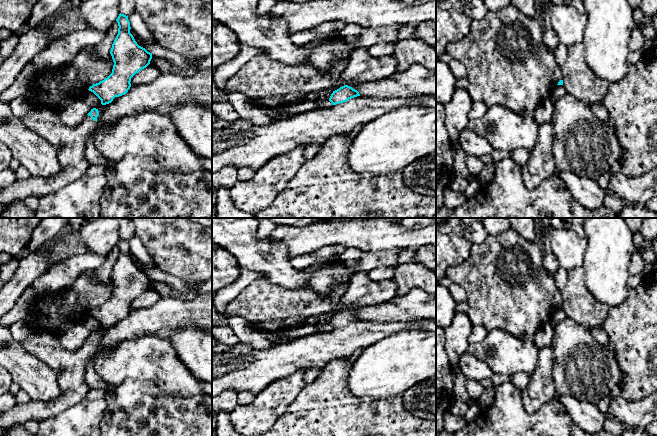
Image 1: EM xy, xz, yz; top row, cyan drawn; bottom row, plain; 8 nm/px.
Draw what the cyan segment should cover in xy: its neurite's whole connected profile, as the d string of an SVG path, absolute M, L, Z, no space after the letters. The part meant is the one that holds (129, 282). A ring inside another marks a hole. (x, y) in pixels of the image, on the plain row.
M120 237L116 245L118 258L110 275L114 286L112 297L88 313L101 324L102 329L126 318L131 311L131 302L146 292L152 283L152 277L139 270L130 257L128 240Z

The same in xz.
M344 309L333 315L330 322L323 327L323 332L329 332L332 329L343 327L351 322L360 320L359 316L348 309Z

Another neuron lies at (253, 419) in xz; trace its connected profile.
M304 371L277 379L257 394L252 403L237 404L229 412L232 426L245 436L261 435L287 411L304 386Z

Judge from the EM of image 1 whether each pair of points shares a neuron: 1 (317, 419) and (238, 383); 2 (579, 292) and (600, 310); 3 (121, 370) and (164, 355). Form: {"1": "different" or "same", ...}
{"1": "different", "2": "same", "3": "same"}

